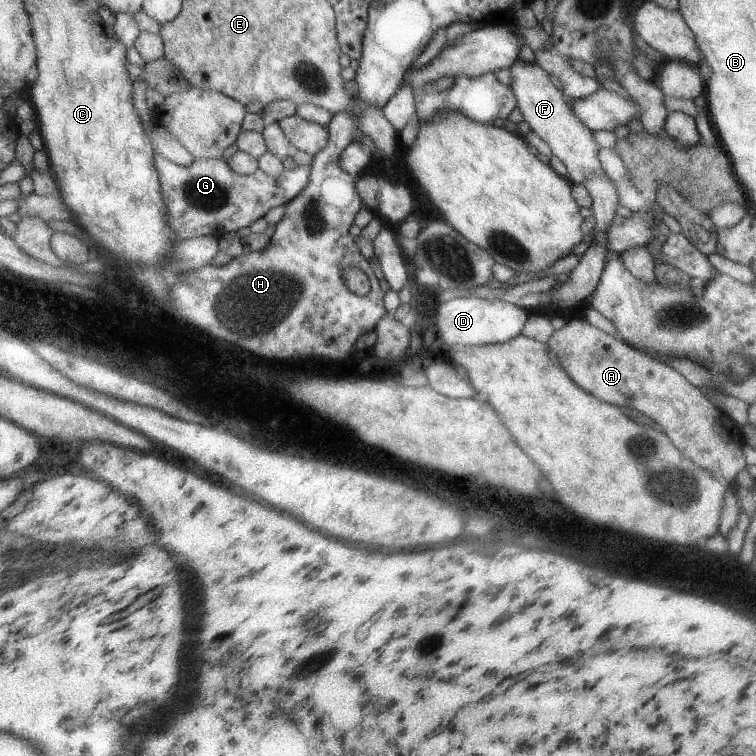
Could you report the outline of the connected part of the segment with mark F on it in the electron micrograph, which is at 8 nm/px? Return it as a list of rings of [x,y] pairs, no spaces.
[[[520,58],[510,66],[509,70],[510,74],[512,74],[511,90],[514,92],[517,107],[524,114],[524,122],[527,122],[530,130],[548,144],[550,149],[552,149],[553,156],[556,156],[558,160],[562,160],[562,164],[567,169],[566,178],[573,183],[583,184],[588,176],[594,176],[594,174],[600,176],[600,174],[604,174],[602,162],[600,162],[600,158],[598,157],[600,146],[594,140],[594,131],[587,128],[586,124],[582,124],[576,112],[566,102],[564,92],[560,88],[556,88],[552,80],[550,80],[550,74],[537,63],[530,64],[530,62],[524,62]]]

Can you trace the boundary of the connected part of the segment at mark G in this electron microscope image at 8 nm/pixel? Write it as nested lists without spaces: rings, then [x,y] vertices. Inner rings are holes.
[[[157,153],[156,162],[161,174],[165,201],[169,208],[169,223],[174,232],[177,232],[178,241],[206,235],[222,237],[228,232],[240,232],[246,226],[251,227],[255,222],[264,218],[272,208],[297,200],[298,196],[309,188],[314,174],[314,166],[310,164],[310,166],[298,165],[294,169],[287,169],[282,176],[274,176],[261,169],[256,174],[243,175],[236,172],[229,159],[224,159],[224,157],[197,159],[192,166],[184,166]]]

